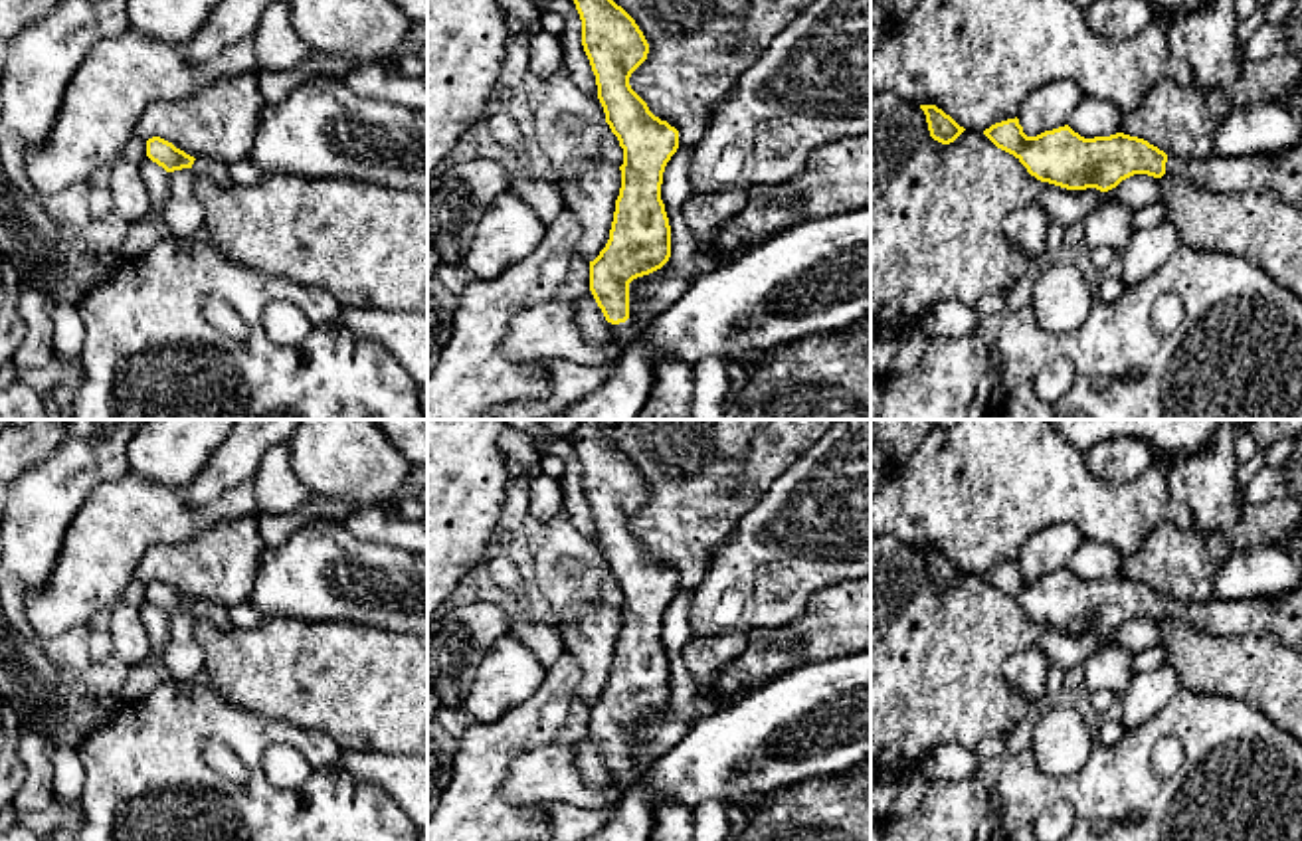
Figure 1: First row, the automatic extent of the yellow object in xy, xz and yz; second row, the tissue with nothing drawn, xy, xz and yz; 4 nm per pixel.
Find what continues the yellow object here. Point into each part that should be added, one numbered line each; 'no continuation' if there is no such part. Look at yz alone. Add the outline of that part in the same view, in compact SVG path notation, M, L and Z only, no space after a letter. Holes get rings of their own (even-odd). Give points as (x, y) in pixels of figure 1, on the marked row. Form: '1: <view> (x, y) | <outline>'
1: yz (1281, 175) | M1302 139L1296 146L1276 154L1243 158L1167 156L1165 174L1215 194L1270 192L1290 204L1302 202Z

